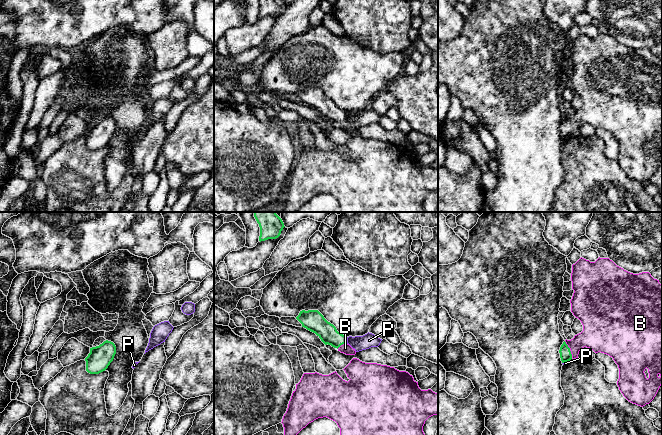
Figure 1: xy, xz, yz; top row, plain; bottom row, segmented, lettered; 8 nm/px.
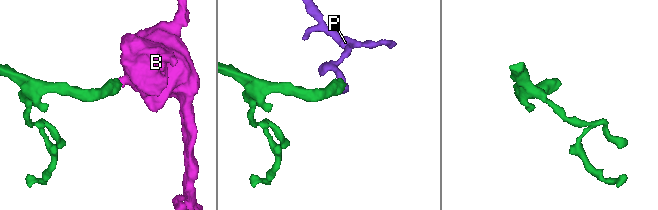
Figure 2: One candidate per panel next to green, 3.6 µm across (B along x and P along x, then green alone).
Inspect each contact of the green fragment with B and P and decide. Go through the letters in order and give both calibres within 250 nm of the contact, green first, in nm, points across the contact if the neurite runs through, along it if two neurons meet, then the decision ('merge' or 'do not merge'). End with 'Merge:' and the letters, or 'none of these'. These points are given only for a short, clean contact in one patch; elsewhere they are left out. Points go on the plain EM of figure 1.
B: 100/240 nm | across yz (565, 130), (569, 125), (579, 117), (596, 111) | merge
P: 160/120 nm | along xz (346, 113), (347, 118) | do not merge
Merge: B

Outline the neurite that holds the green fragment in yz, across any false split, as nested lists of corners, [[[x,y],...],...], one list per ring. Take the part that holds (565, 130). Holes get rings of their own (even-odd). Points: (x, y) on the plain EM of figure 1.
[[[580,34],[572,41],[572,65],[574,66],[571,88],[578,94],[583,107],[571,116],[565,116],[559,129],[562,139],[578,134],[579,127],[590,124],[613,134],[619,144],[617,161],[623,172],[638,182],[649,180],[662,161],[662,61],[649,48],[630,49],[617,42],[609,34],[598,34],[590,38]]]

